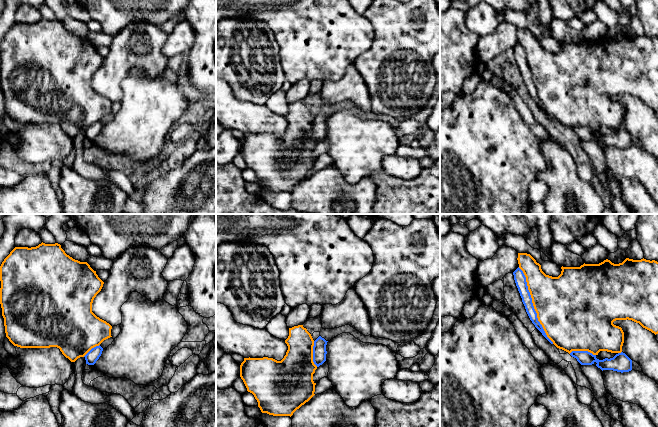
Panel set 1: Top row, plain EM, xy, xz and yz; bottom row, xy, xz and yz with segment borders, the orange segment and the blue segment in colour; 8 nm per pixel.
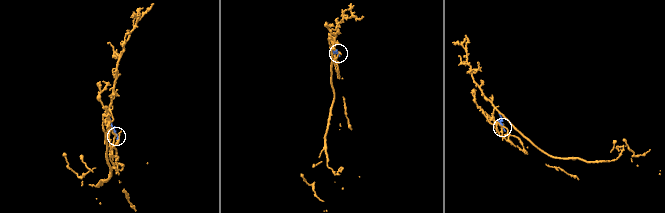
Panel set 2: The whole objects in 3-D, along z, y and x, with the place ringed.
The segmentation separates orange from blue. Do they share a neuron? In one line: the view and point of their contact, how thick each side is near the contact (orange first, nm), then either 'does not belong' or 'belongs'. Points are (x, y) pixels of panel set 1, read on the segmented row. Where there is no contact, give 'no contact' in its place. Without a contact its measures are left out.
meets orange in yz at (533, 305); 460 nm thick on the orange side, 90 nm on the other; belongs

